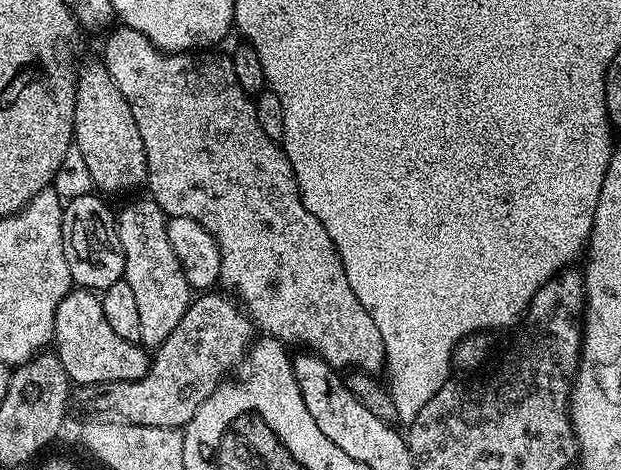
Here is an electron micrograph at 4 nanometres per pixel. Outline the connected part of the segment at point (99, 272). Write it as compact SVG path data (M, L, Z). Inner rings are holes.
M96 194L76 197L64 204L62 214L62 246L72 283L89 290L103 290L124 279L124 255L116 218L113 209L108 209L99 198Z

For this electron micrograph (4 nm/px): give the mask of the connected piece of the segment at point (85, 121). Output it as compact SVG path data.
M101 63L92 64L77 75L72 132L73 143L80 150L97 191L116 194L147 183L145 143L138 124L130 111L130 104Z

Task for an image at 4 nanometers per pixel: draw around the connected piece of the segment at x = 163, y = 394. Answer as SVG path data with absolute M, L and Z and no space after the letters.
M220 290L205 291L193 299L182 314L182 322L155 349L142 378L81 387L80 400L92 414L117 424L183 429L198 406L229 379L228 371L243 365L254 343L252 332L254 325L247 312L231 295Z

